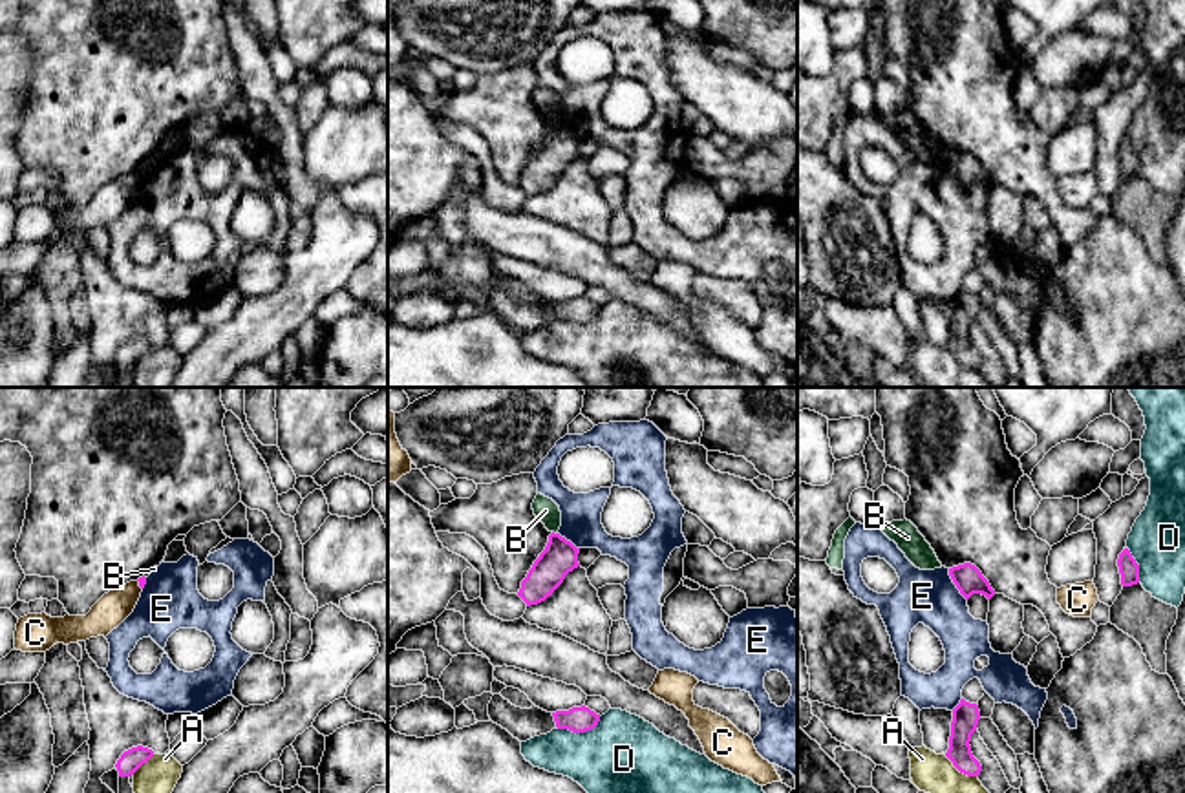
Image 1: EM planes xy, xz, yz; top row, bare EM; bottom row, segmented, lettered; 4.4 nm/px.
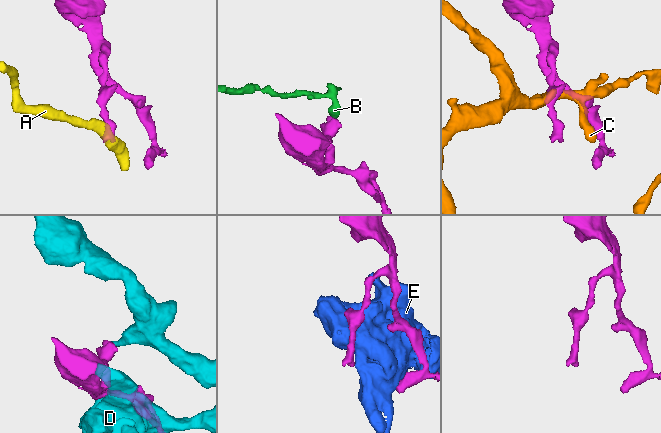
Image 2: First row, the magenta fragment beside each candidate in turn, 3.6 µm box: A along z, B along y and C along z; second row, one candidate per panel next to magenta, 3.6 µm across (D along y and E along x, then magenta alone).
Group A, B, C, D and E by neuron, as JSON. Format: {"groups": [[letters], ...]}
{"groups": [["A"], ["B"], ["C"], ["D"], ["E"]]}

